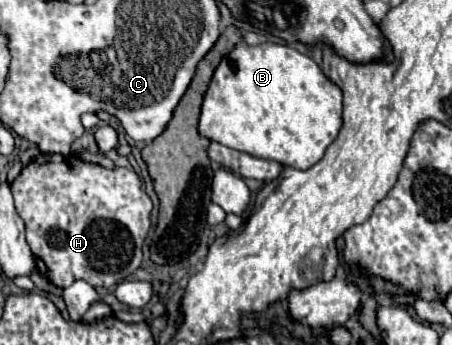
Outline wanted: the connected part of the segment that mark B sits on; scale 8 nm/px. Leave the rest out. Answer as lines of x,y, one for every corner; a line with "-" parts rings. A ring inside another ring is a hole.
246,43
236,45
216,67
204,95
198,121
200,135
210,141
296,169
308,169
318,163
326,147
336,139
340,127
342,91
322,73
314,59
280,43
262,43
256,47
250,47

